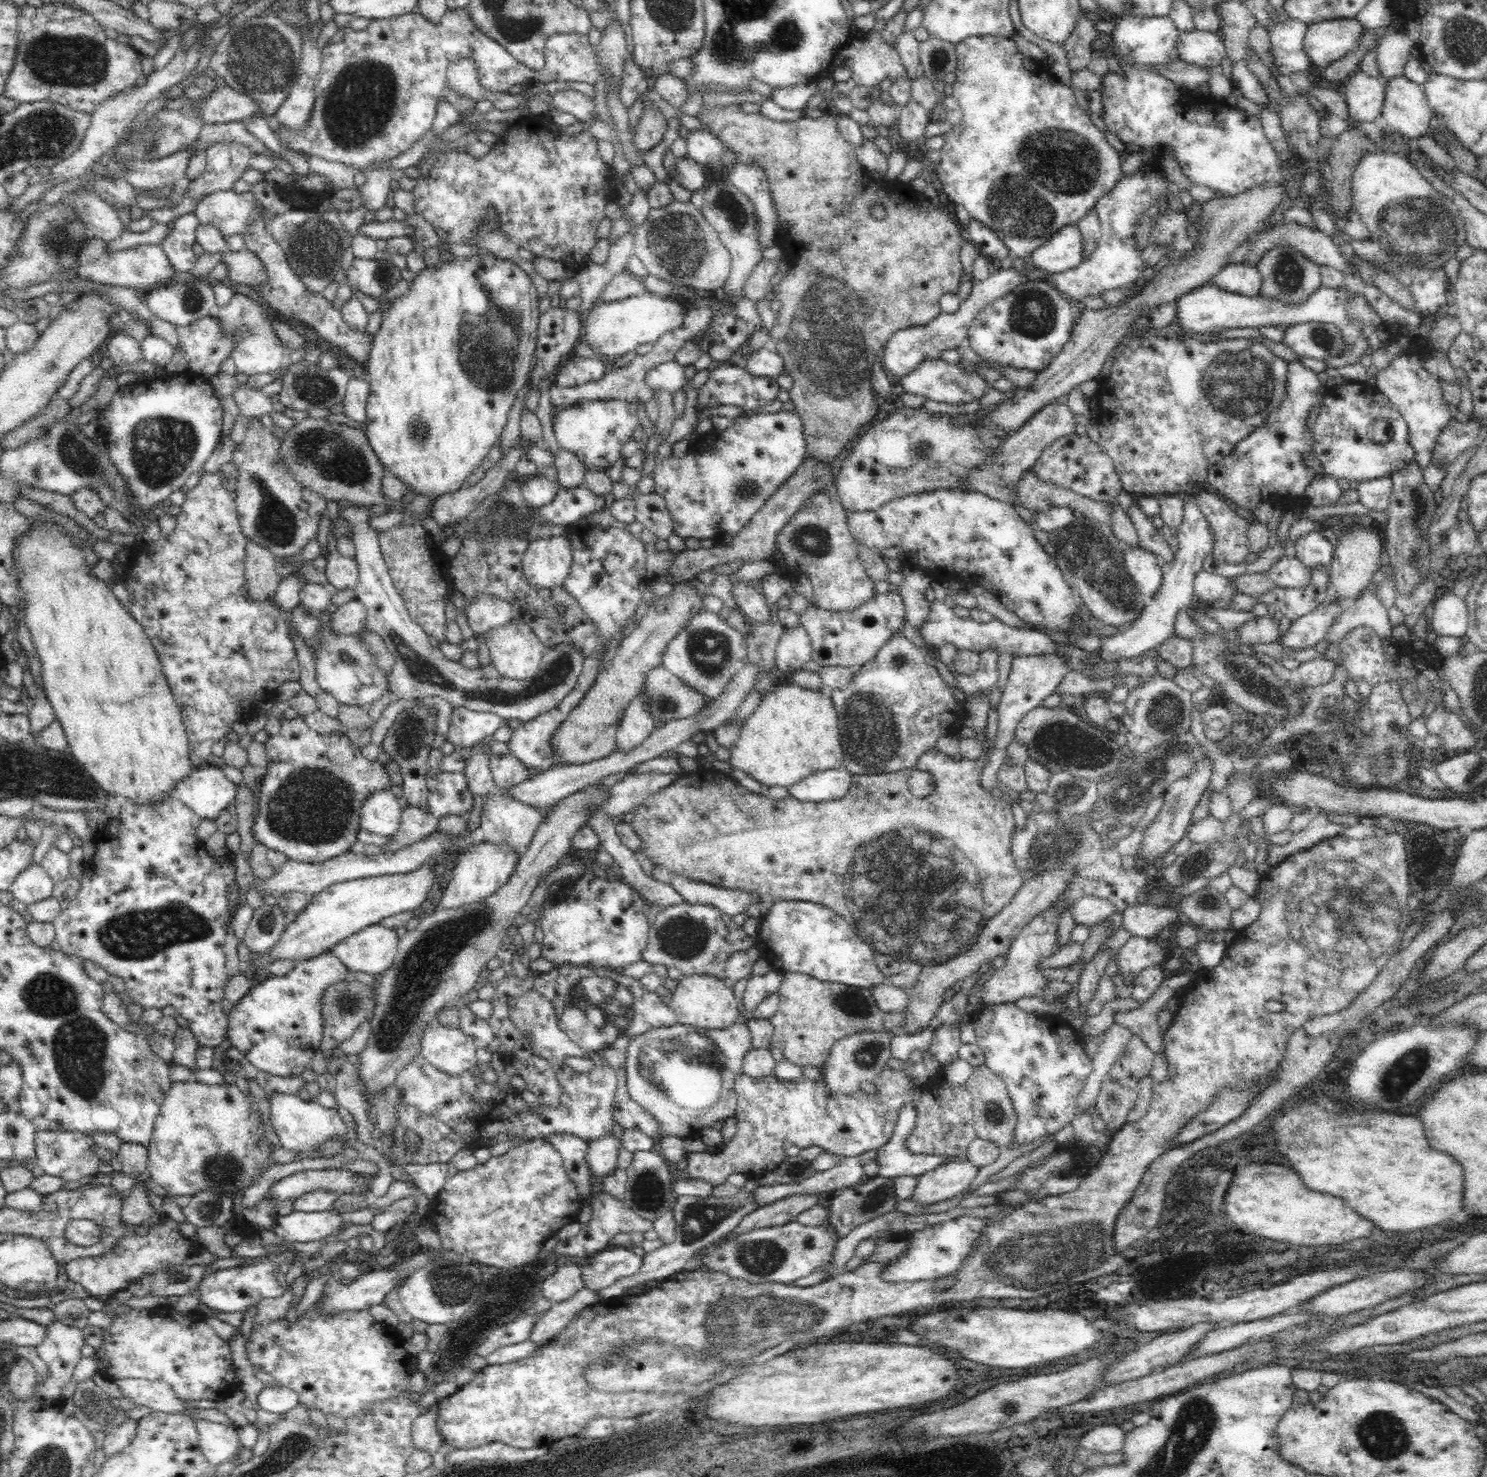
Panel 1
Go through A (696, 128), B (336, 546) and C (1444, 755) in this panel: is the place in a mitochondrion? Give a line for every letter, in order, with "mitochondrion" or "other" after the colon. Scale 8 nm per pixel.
A: other
B: other
C: other

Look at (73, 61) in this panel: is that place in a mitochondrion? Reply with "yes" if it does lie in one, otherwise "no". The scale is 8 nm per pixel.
yes

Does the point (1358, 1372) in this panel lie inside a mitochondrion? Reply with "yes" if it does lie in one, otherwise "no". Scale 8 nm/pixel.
no

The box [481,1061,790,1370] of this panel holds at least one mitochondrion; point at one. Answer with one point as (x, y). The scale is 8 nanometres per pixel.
(700, 1219)

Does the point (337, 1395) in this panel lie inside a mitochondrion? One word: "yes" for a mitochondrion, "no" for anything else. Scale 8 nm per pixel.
no

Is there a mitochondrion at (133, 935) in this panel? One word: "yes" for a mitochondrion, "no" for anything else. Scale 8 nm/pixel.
yes

